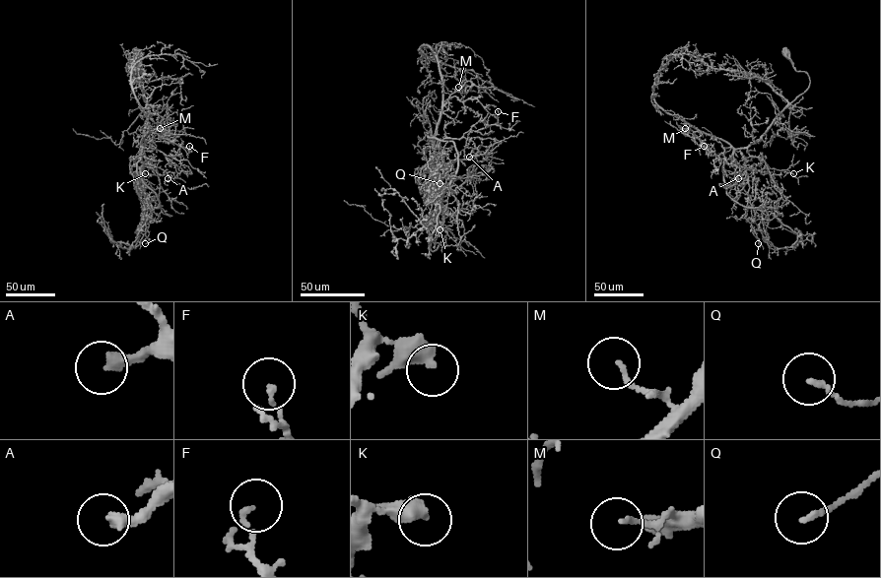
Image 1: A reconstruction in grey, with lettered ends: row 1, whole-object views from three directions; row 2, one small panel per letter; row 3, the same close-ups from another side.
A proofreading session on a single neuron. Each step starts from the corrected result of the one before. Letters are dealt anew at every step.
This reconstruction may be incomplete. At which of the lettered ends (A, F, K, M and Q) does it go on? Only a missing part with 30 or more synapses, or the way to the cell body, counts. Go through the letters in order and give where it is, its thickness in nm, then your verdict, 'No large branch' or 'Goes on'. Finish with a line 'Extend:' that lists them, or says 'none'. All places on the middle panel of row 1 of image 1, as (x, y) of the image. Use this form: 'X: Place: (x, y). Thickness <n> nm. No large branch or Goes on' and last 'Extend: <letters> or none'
A: Place: (469, 157). Thickness 340 nm. No large branch
F: Place: (498, 111). Thickness 140 nm. No large branch
K: Place: (440, 229). Thickness 340 nm. No large branch
M: Place: (458, 87). Thickness 130 nm. No large branch
Q: Place: (440, 183). Thickness 140 nm. No large branch
Extend: none

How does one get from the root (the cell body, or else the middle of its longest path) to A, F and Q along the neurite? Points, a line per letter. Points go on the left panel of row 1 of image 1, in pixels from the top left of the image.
A: (136, 53), (140, 83), (151, 97), (141, 140), (141, 162), (146, 166), (161, 168), (168, 178)
F: (136, 53), (140, 83), (151, 97), (141, 148), (142, 138), (151, 131), (188, 150), (189, 146)
Q: (136, 53), (140, 83), (151, 97), (141, 147), (142, 190), (149, 203), (145, 224), (148, 241), (145, 243)

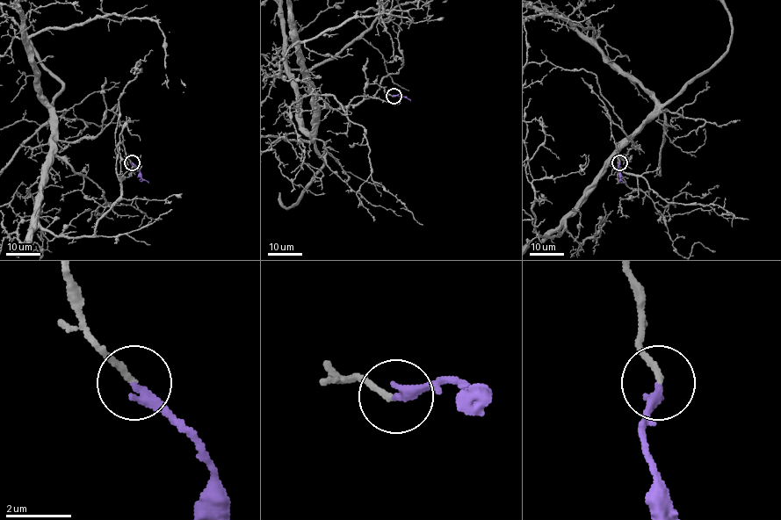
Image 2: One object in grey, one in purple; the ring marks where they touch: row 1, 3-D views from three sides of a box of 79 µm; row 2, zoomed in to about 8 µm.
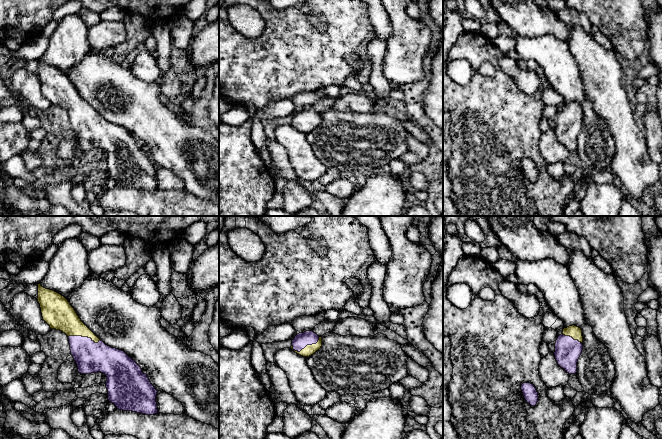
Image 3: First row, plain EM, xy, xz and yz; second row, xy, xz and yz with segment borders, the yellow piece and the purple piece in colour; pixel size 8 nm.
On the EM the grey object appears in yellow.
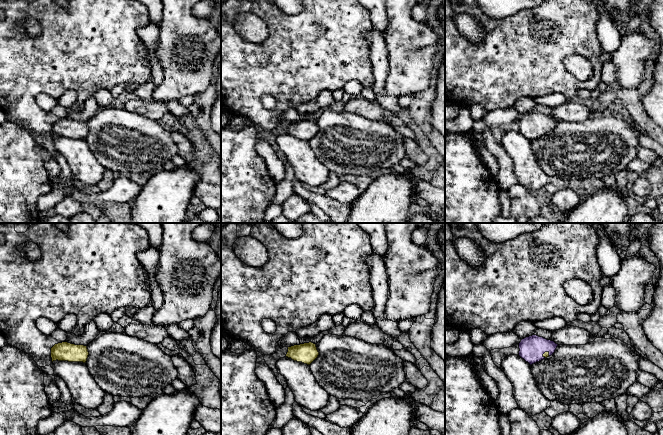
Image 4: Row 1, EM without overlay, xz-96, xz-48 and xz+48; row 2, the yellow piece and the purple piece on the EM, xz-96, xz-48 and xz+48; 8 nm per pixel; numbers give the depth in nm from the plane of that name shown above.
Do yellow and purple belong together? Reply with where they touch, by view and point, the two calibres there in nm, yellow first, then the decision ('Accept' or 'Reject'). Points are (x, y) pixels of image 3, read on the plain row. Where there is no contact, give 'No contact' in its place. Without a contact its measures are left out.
Touches yellow at xy (84, 112). Thickness 220 nm (yellow) against 260 nm. Accept

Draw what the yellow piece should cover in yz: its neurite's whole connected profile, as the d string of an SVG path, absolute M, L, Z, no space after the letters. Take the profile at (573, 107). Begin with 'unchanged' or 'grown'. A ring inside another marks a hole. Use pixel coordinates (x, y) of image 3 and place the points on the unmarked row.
grown | M572 101L563 105L555 119L555 135L569 150L577 148L577 138L583 126L581 104Z

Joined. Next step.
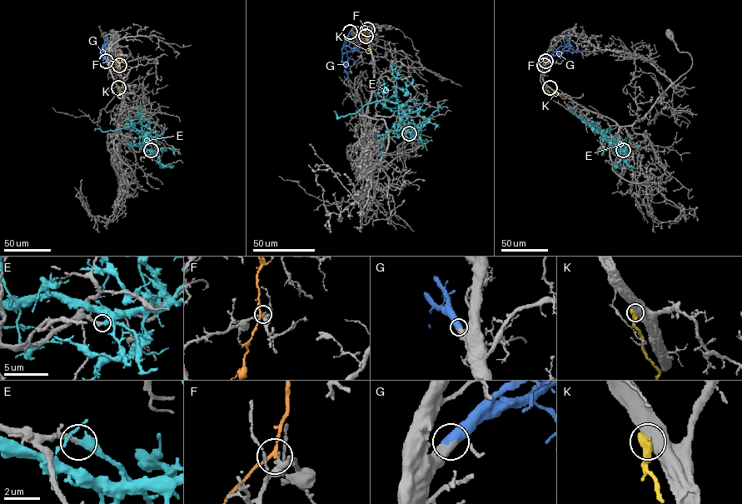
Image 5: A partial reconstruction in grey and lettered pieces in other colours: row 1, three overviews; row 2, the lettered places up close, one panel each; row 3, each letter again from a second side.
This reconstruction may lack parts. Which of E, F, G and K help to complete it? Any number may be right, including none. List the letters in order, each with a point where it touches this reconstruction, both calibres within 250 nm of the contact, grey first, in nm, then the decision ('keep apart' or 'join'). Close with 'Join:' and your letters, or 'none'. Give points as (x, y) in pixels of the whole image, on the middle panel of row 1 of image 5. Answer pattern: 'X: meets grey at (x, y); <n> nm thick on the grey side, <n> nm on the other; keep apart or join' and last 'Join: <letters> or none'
E: meets grey at (409, 133); 280 nm thick on the grey side, 480 nm on the other; keep apart
F: meets grey at (367, 29); 280 nm thick on the grey side, 130 nm on the other; keep apart
G: meets grey at (350, 32); 550 nm thick on the grey side, 650 nm on the other; join
K: meets grey at (366, 36); 800 nm thick on the grey side, 600 nm on the other; keep apart
Join: G

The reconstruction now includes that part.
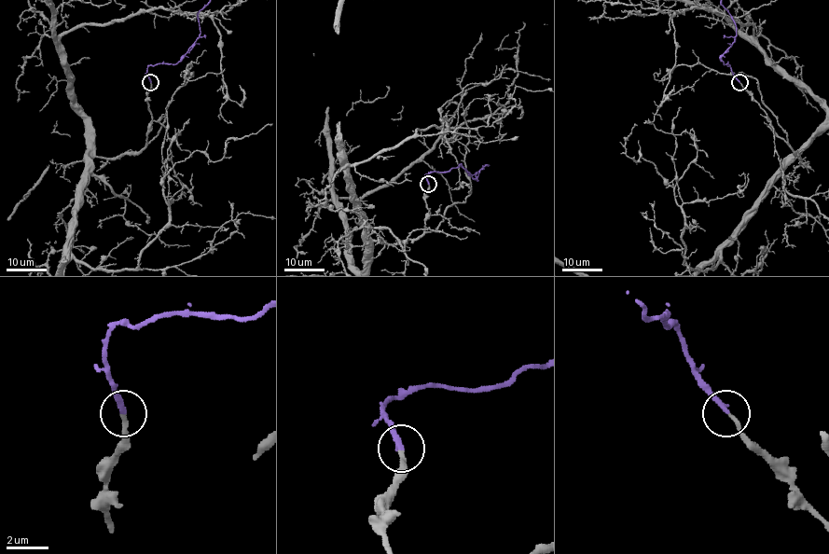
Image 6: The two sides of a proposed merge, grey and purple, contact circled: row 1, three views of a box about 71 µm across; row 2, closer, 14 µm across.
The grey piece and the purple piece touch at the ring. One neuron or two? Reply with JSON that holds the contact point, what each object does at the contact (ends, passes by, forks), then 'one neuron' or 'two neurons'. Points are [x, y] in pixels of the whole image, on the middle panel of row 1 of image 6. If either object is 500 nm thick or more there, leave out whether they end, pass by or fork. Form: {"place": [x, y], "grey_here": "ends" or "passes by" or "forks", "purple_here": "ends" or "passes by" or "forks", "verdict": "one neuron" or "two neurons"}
{"place": [428, 184], "grey_here": "ends", "purple_here": "ends", "verdict": "one neuron"}

